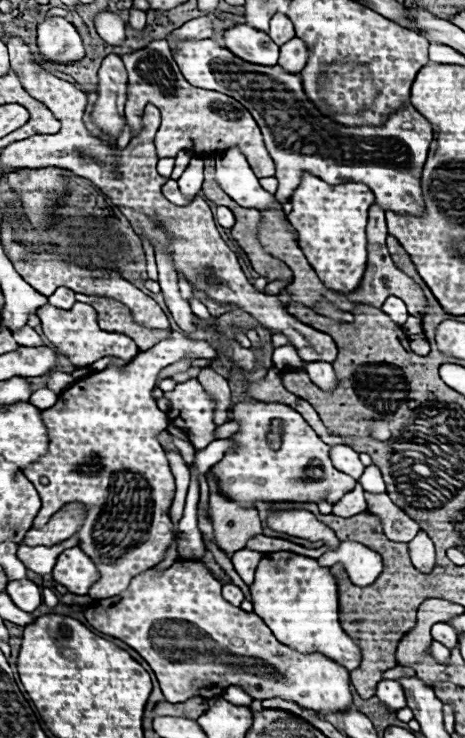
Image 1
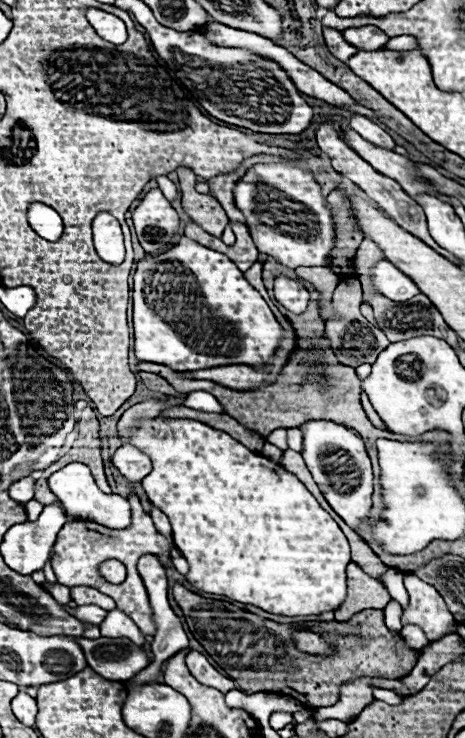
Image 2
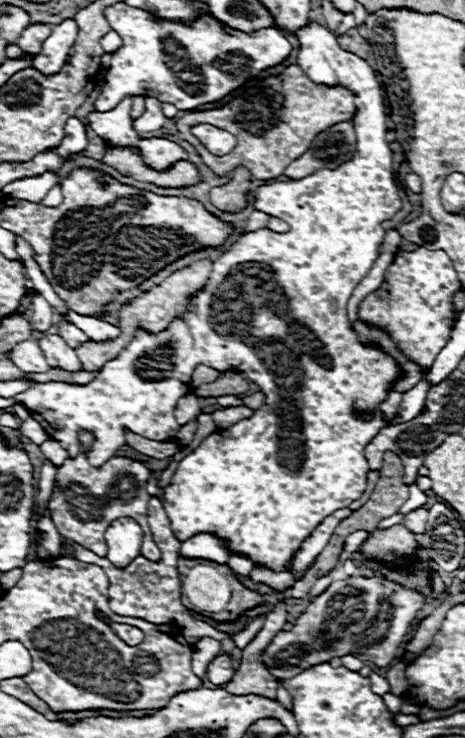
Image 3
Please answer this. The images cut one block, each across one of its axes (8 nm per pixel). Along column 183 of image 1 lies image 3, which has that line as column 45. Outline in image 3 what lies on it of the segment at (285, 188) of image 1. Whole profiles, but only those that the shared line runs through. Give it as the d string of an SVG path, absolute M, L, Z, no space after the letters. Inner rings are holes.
M72 18L60 22L52 28L52 34L44 40L42 52L34 58L32 66L42 70L44 74L54 74L60 70L60 66L66 62L68 50L74 46L78 34L78 26Z

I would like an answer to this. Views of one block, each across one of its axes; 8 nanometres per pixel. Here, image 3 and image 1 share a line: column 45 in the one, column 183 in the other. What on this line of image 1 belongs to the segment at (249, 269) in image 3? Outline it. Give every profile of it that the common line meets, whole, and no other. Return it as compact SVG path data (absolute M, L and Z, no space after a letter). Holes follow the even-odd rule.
M198 380L182 382L172 392L166 392L166 396L170 398L170 422L182 430L188 430L190 442L196 450L202 450L216 440L216 424L212 422L214 402Z

